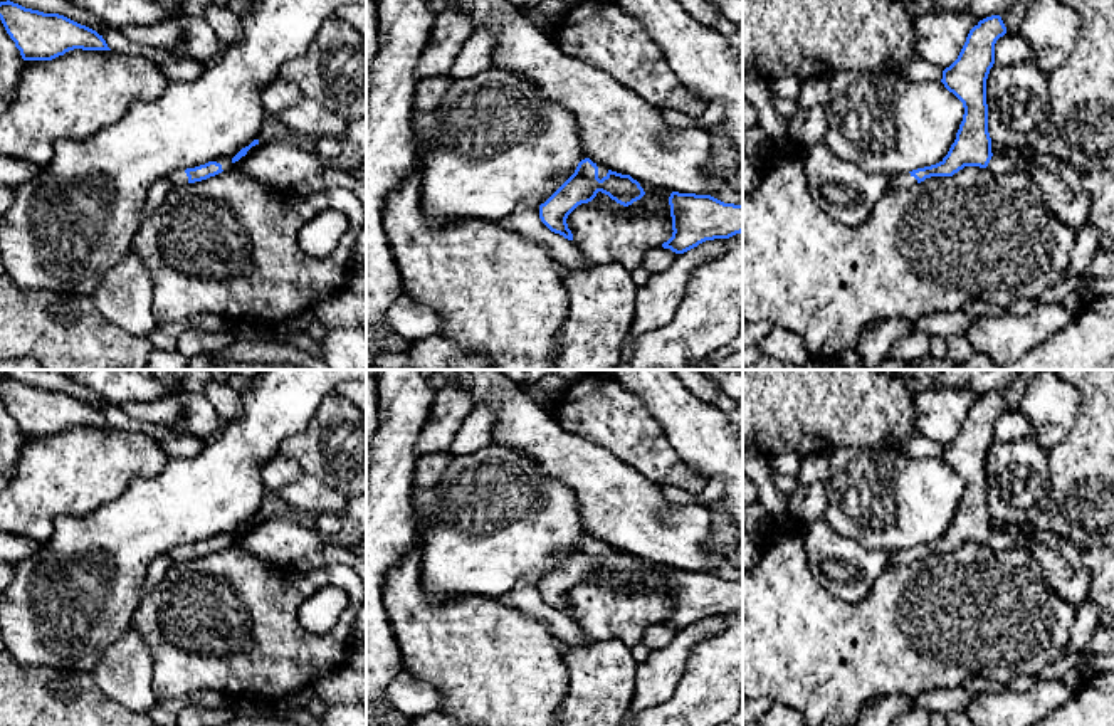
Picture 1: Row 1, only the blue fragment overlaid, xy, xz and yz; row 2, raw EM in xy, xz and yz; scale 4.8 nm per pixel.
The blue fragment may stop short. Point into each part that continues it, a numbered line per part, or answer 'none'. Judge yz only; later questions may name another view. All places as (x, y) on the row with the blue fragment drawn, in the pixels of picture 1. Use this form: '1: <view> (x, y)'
1: yz (903, 180)

